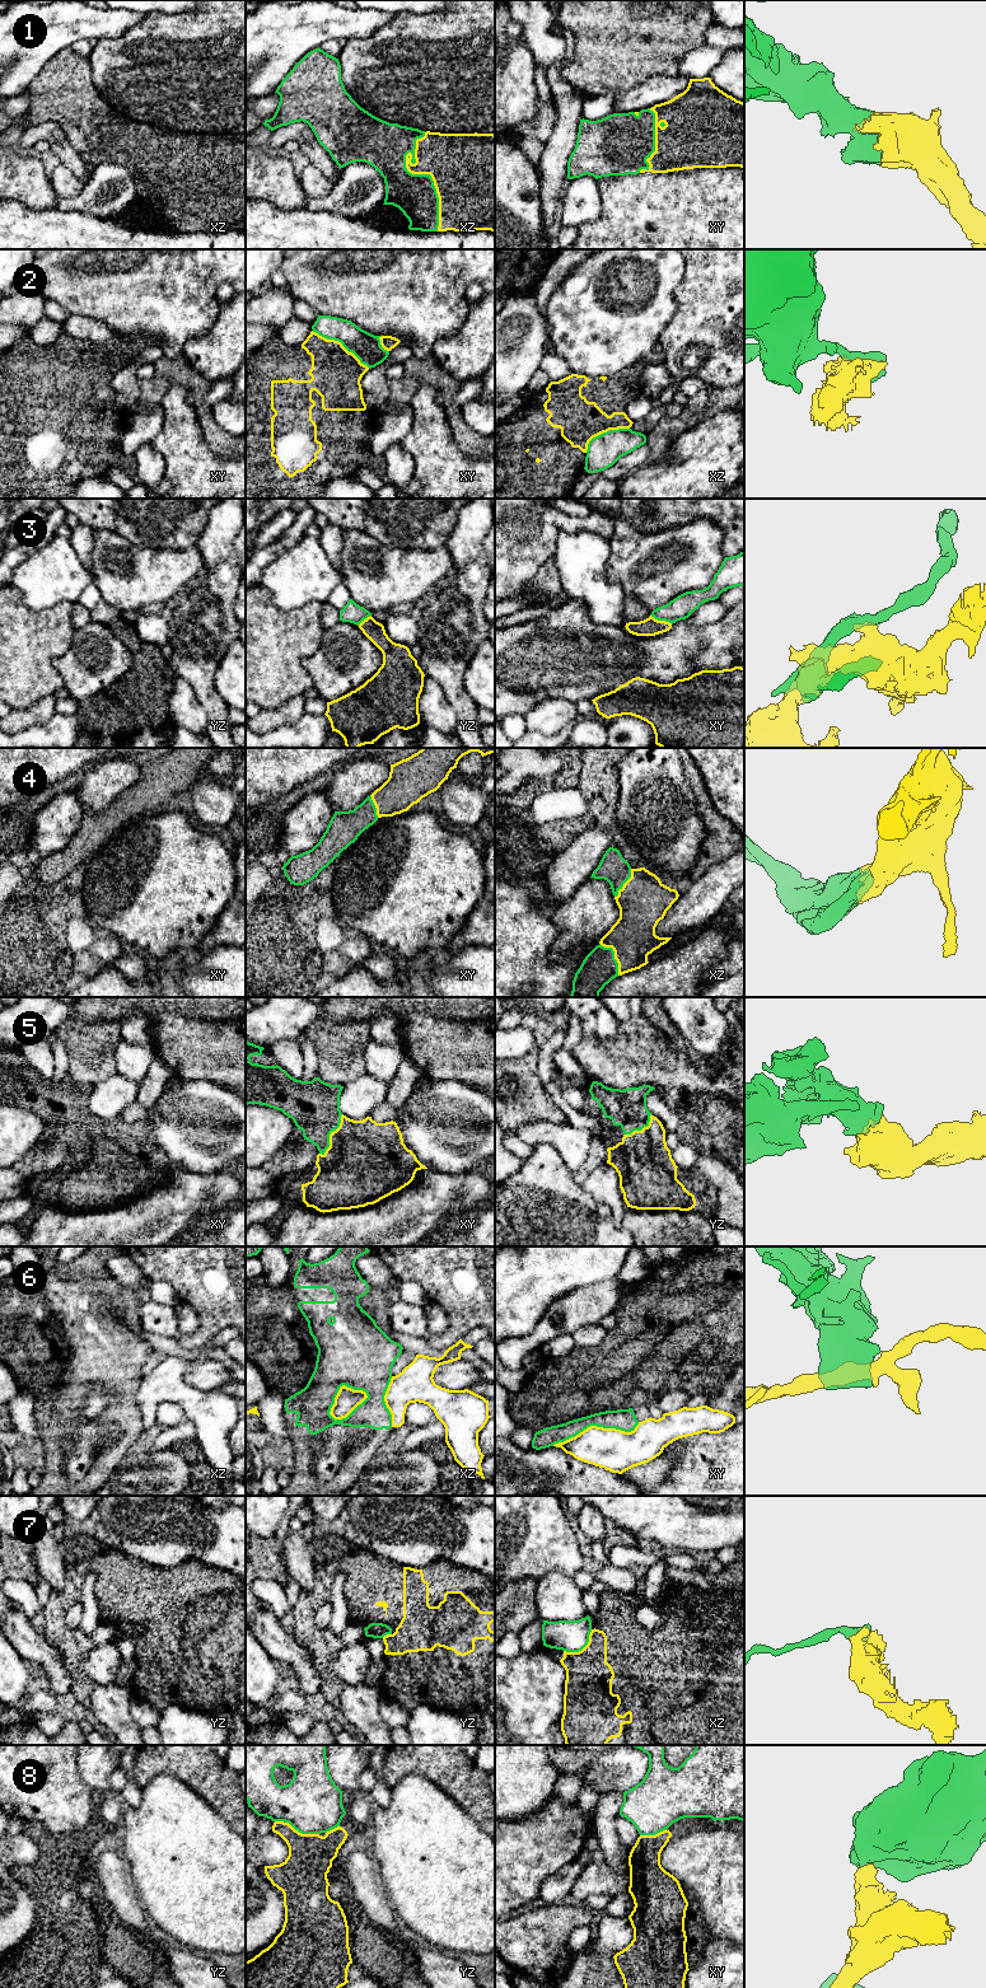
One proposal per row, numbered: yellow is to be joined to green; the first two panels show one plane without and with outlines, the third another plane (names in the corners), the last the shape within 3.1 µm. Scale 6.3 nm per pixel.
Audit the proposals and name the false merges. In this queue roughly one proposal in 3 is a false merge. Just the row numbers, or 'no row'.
2, 3, 6, 7, 8

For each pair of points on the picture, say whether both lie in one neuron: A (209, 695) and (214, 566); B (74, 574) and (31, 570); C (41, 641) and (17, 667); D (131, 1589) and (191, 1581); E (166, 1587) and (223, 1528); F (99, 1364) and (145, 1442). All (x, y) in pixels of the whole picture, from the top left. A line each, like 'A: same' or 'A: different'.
A: same
B: same
C: same
D: same
E: different
F: different

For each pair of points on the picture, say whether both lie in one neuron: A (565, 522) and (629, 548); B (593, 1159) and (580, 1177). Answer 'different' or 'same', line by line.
A: different
B: same

